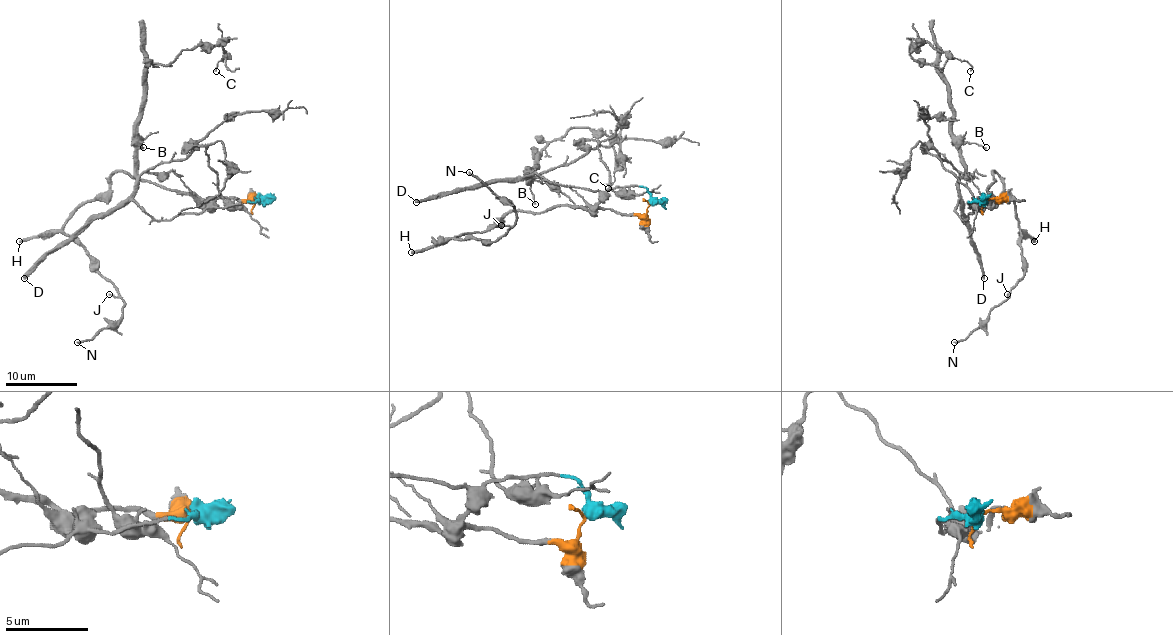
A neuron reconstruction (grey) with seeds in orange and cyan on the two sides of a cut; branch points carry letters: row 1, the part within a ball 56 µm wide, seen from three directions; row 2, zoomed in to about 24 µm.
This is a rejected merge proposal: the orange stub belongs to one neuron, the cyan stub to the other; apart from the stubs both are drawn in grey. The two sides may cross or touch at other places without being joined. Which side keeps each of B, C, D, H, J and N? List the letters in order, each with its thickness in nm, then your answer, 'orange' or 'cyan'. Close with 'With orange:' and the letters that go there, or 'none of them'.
B: calibre 130 nm; cyan
C: calibre 110 nm; cyan
D: calibre 320 nm; cyan
H: calibre 320 nm; orange
J: calibre 130 nm; orange
N: calibre 200 nm; orange
With orange: H, J, N

